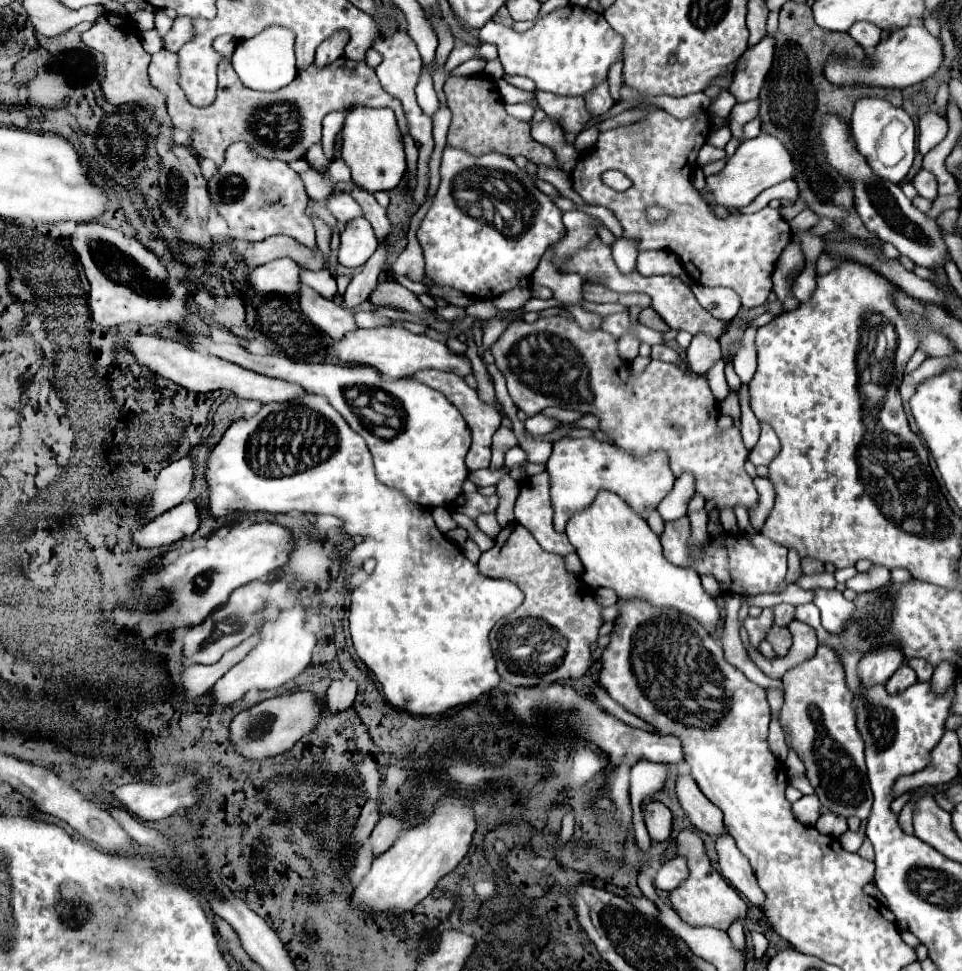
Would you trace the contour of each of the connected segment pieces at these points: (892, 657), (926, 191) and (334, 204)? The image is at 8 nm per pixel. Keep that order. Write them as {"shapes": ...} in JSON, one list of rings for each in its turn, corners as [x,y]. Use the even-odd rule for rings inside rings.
{"shapes":[[[[883,647],[883,651],[873,651],[871,655],[861,657],[857,675],[865,687],[885,685],[899,665],[903,665],[903,655],[899,655],[895,647]]],[[[921,169],[915,177],[913,177],[913,187],[917,189],[917,193],[929,201],[935,201],[937,197],[937,179],[933,173],[929,173],[927,169]]],[[[335,193],[335,195],[331,195],[331,197],[325,201],[325,205],[327,205],[327,209],[335,215],[335,219],[337,219],[339,223],[347,223],[349,219],[361,215],[361,207],[357,205],[357,201],[355,201],[351,195],[345,195],[345,193]]]]}

